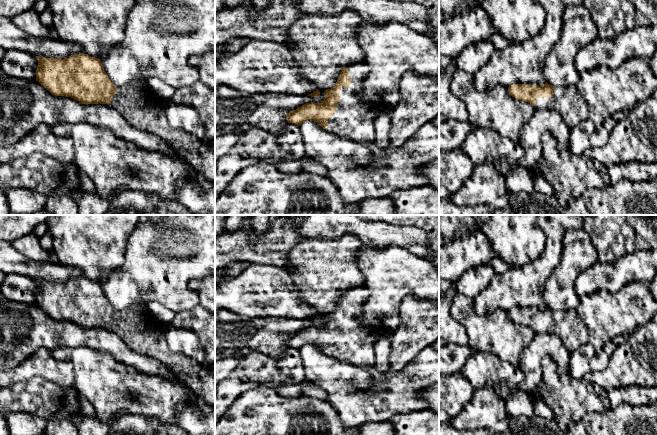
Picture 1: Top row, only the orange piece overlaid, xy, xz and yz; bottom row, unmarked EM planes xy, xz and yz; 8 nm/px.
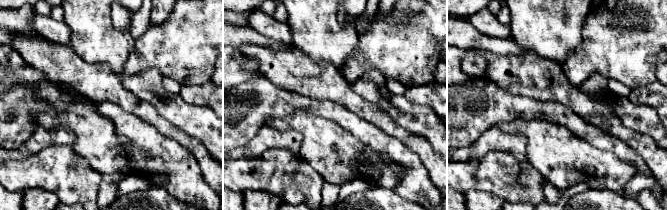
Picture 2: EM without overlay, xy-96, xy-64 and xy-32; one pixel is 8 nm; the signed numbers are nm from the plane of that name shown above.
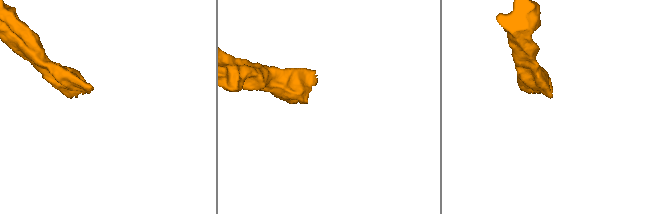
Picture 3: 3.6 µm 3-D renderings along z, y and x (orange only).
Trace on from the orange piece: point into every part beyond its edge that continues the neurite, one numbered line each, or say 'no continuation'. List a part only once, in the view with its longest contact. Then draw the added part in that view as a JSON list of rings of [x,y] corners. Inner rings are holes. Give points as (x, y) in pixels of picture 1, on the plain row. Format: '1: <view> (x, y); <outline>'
1: xz (354, 342); [[[356,287],[350,289],[348,295],[352,308],[340,312],[340,327],[328,342],[327,355],[359,366],[375,365],[375,345],[384,331],[360,322],[369,291],[365,287]]]

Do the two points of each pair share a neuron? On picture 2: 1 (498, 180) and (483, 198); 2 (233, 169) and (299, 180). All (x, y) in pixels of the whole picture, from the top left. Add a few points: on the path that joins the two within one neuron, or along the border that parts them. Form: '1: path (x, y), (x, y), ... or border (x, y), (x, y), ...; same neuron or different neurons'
1: border (464, 192), (480, 189), (495, 193), (504, 199); different neurons
2: path (249, 175), (283, 176); same neuron

